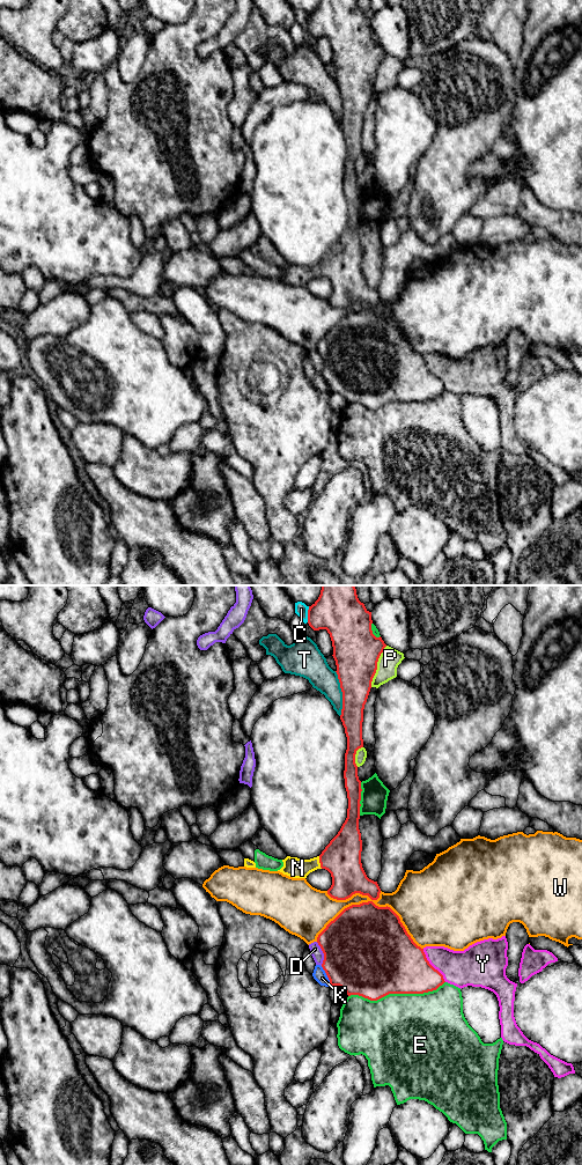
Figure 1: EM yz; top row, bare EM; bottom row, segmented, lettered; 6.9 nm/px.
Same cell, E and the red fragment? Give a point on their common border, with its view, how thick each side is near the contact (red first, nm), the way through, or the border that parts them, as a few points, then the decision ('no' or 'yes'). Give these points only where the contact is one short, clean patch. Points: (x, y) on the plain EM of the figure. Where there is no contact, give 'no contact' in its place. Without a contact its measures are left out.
yz (396, 400) | 480/500 nm | no

